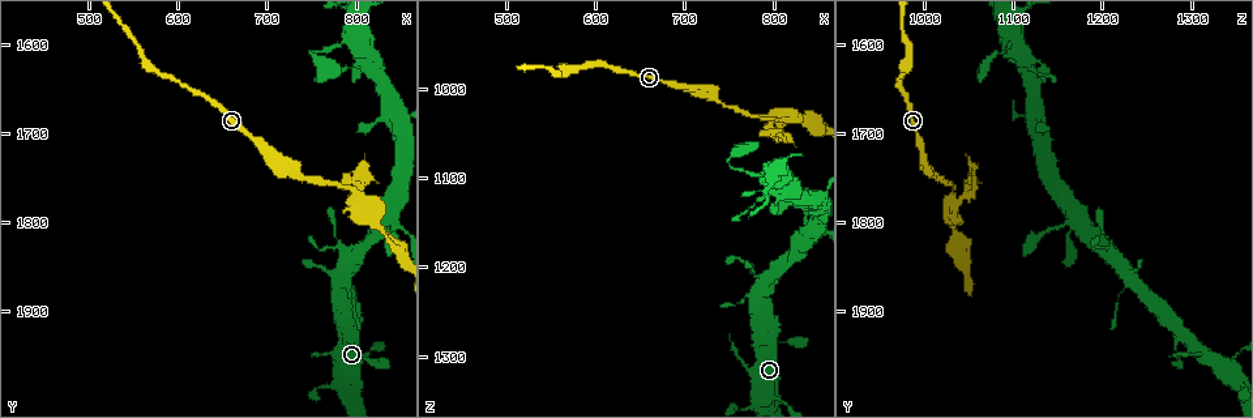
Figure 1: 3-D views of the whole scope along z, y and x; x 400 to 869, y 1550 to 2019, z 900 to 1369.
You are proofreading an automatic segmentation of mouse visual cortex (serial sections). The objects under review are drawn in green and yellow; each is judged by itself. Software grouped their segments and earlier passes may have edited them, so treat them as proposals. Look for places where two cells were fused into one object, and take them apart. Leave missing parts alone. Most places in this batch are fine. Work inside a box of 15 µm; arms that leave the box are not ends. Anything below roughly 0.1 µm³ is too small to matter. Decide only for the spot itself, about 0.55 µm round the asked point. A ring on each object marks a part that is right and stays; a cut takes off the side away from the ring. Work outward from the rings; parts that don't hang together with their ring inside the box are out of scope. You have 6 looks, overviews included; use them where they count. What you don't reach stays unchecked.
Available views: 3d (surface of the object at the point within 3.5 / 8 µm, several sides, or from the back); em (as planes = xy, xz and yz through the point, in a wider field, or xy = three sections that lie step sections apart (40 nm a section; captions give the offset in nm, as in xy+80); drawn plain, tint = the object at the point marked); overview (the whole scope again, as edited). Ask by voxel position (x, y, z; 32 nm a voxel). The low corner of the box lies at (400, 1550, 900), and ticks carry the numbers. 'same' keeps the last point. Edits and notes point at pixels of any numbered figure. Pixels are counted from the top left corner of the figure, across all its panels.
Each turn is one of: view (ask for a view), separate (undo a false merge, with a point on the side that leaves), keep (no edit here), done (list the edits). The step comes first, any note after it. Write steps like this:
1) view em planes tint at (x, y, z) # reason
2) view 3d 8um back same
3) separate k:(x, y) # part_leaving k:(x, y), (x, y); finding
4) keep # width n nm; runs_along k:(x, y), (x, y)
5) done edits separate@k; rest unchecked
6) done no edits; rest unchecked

view em xy step 3 tint at (790, 1910, 1275)

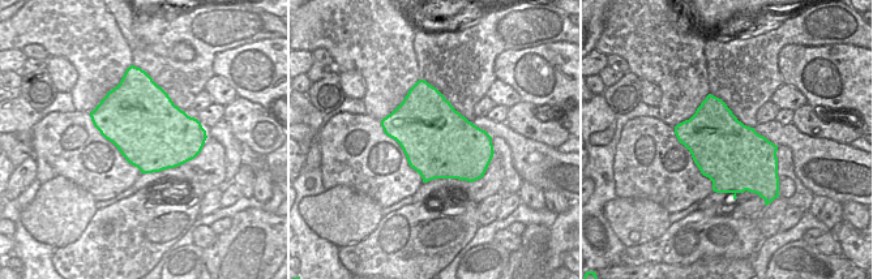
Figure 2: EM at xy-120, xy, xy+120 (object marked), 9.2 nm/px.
view 3d 3.5um back same

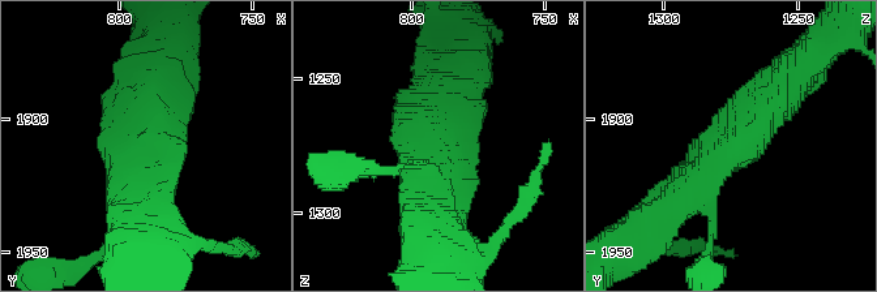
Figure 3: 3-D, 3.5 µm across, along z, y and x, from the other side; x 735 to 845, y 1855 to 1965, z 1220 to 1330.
keep # continuous, no second cell

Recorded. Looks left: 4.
view 3d 3.5um back at (780, 1860, 1230) # arms part here

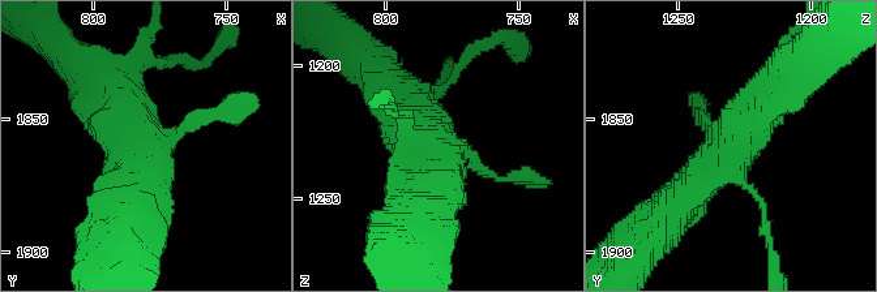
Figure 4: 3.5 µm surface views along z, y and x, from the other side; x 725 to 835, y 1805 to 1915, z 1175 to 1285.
view em xy step 1 tint at (781, 1861, 1231) # now the EM

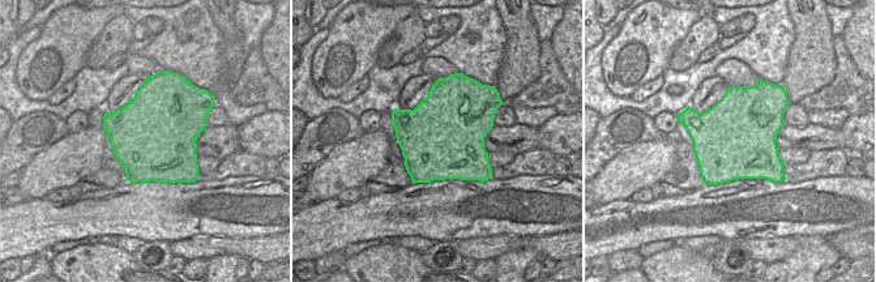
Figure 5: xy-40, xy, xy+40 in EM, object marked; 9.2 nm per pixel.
keep # runs_along 4:(666, 213), (689, 193), (775, 85); one cell here

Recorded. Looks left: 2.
view 3d 3.5um back at (685, 1710, 995) # sudden change in width

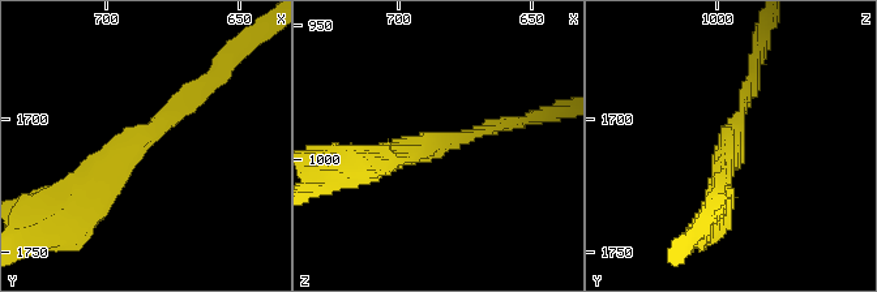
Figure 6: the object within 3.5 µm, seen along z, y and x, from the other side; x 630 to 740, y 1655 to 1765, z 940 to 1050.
view em planes tint at (686, 1708, 994) # arm_widths 150, 300 nm

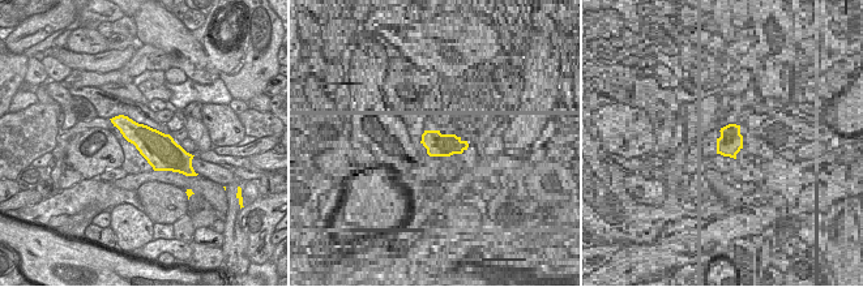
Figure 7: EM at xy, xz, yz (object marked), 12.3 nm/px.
keep # runs_along 6:(204, 81), (80, 201); all the same cell

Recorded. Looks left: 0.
done no edits; rest unchecked

